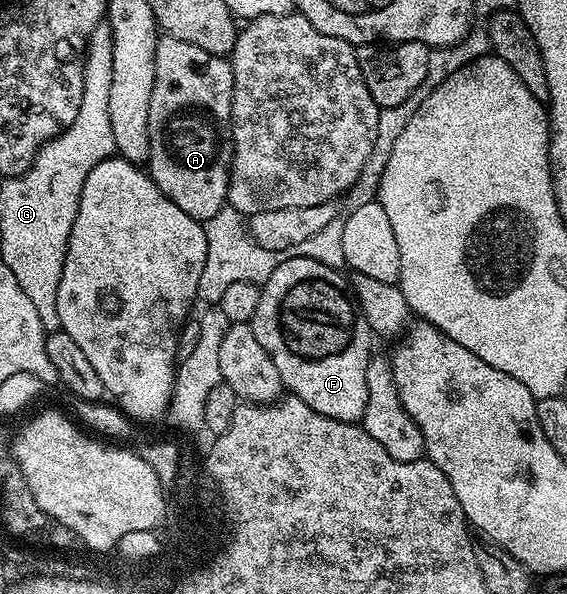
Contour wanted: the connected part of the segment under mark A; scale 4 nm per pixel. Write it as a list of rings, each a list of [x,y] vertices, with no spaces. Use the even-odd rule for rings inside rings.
[[[160,35],[155,42],[155,81],[149,98],[149,154],[145,164],[156,186],[185,214],[204,222],[213,218],[227,204],[227,187],[231,177],[231,103],[233,70],[227,56],[209,54],[193,42]],[[190,108],[211,116],[179,116]]]

